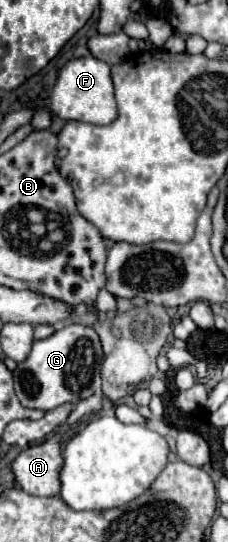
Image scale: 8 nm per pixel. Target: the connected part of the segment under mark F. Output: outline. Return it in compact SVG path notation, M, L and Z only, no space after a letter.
M79 57L67 61L57 75L55 87L51 91L51 109L63 121L85 121L93 125L107 125L117 117L117 103L113 97L111 69L105 61L95 57Z

